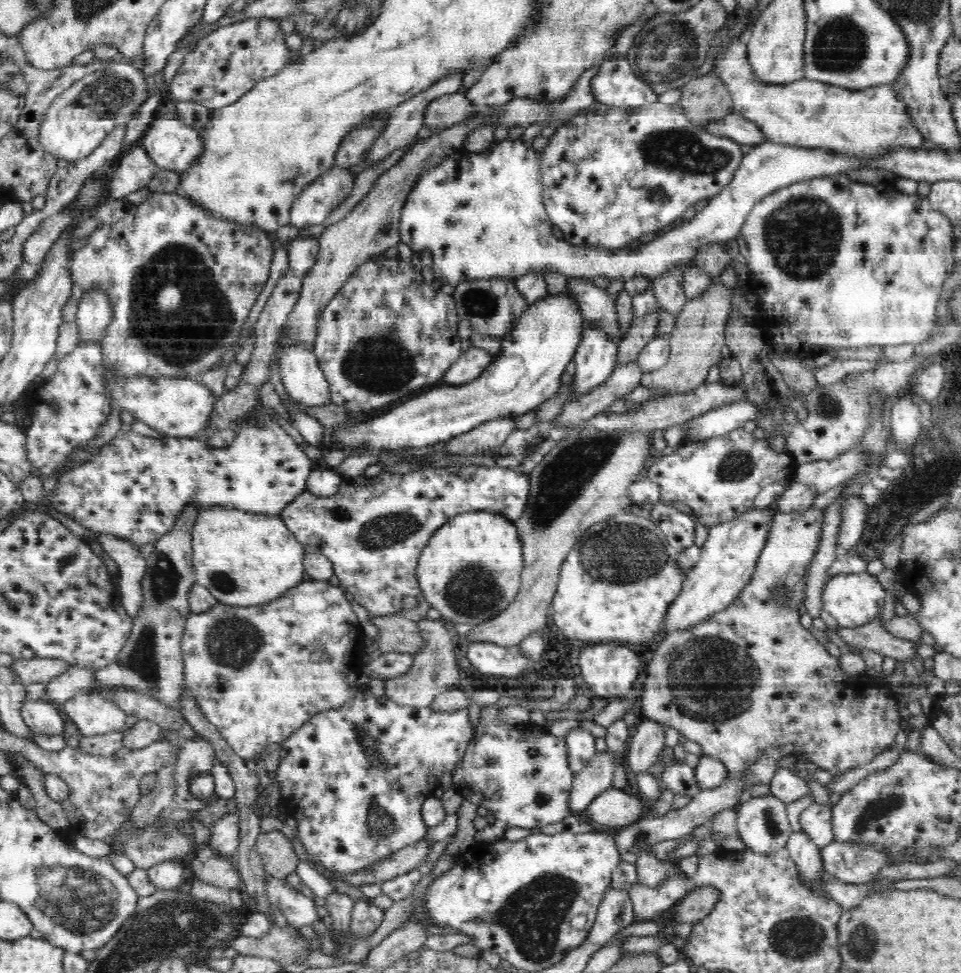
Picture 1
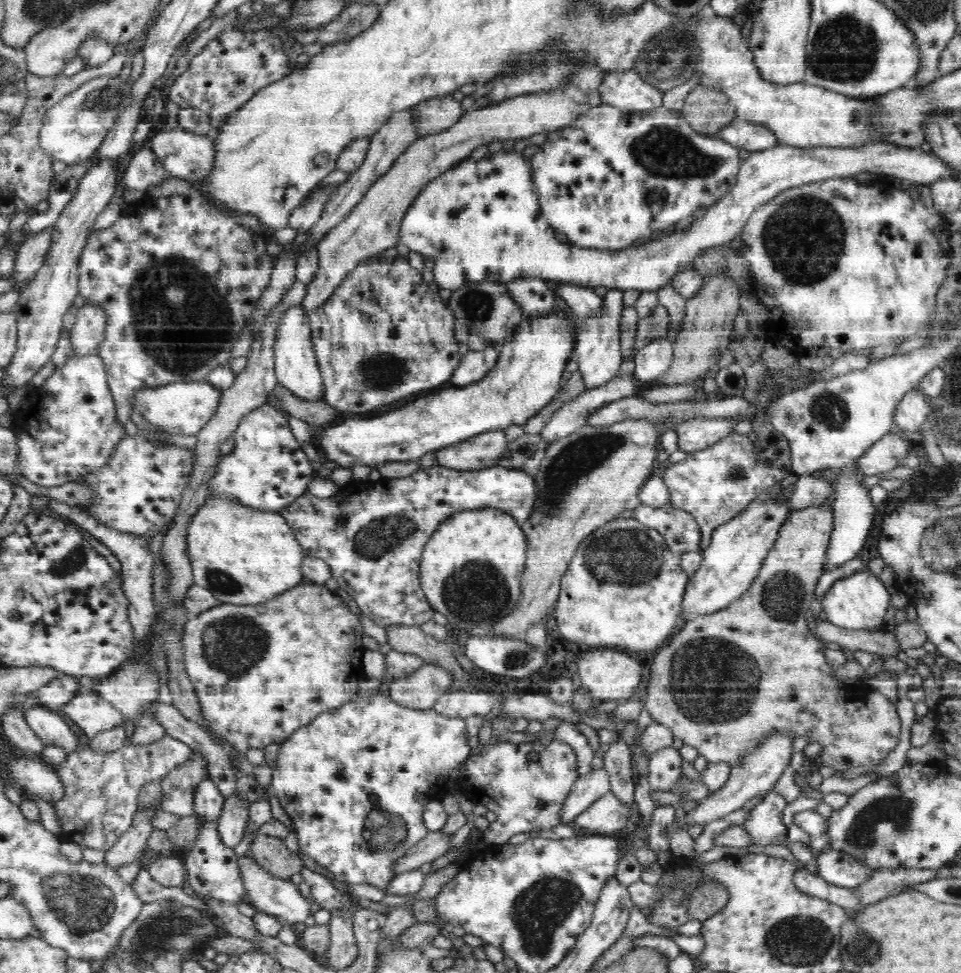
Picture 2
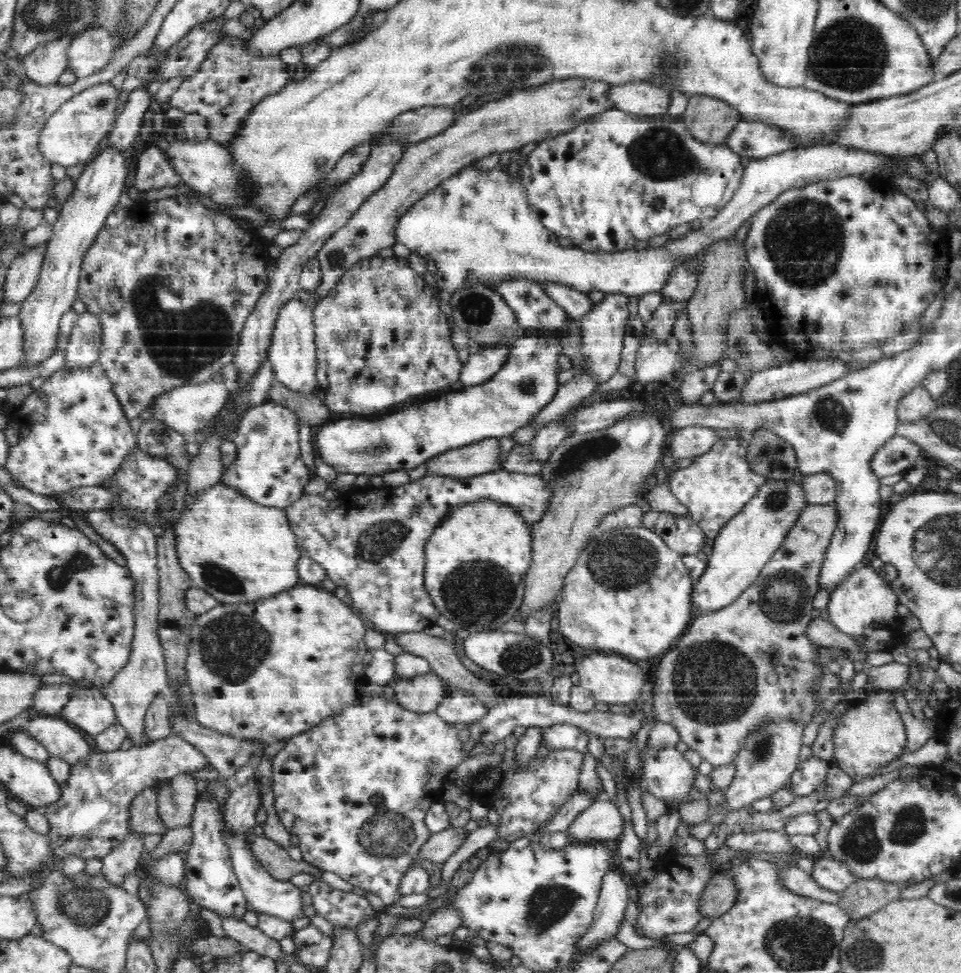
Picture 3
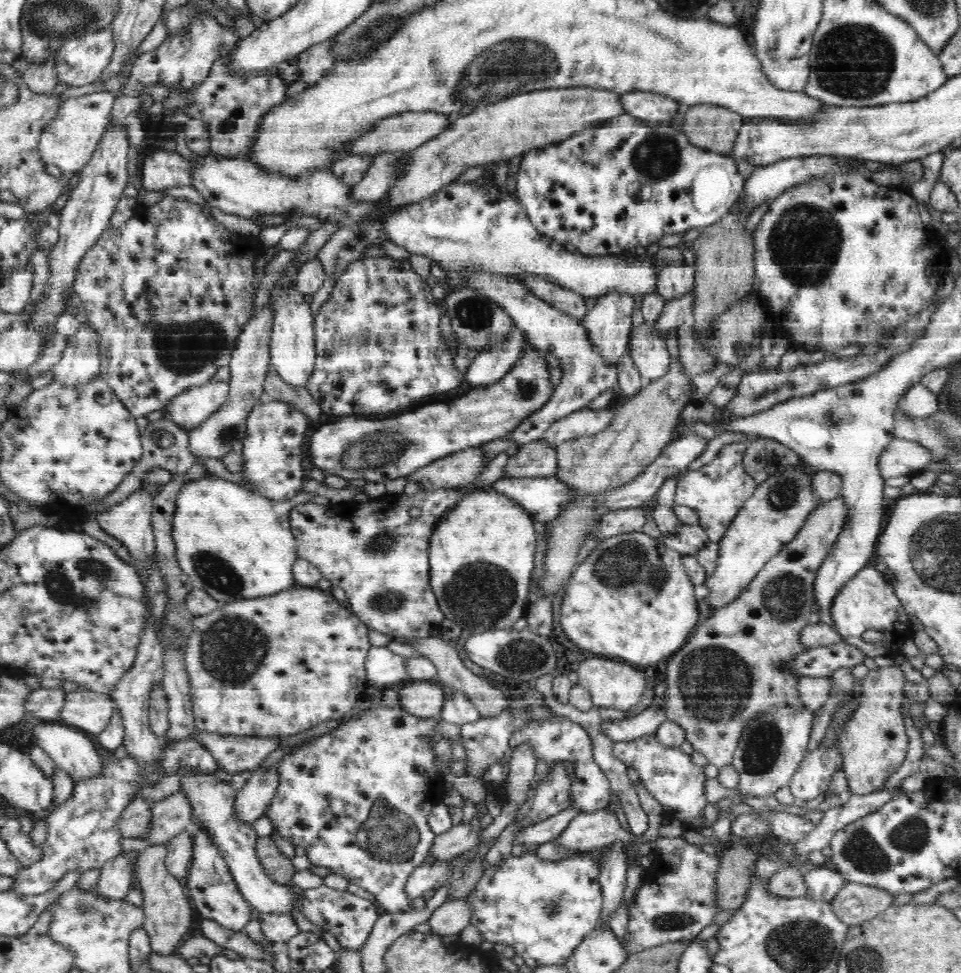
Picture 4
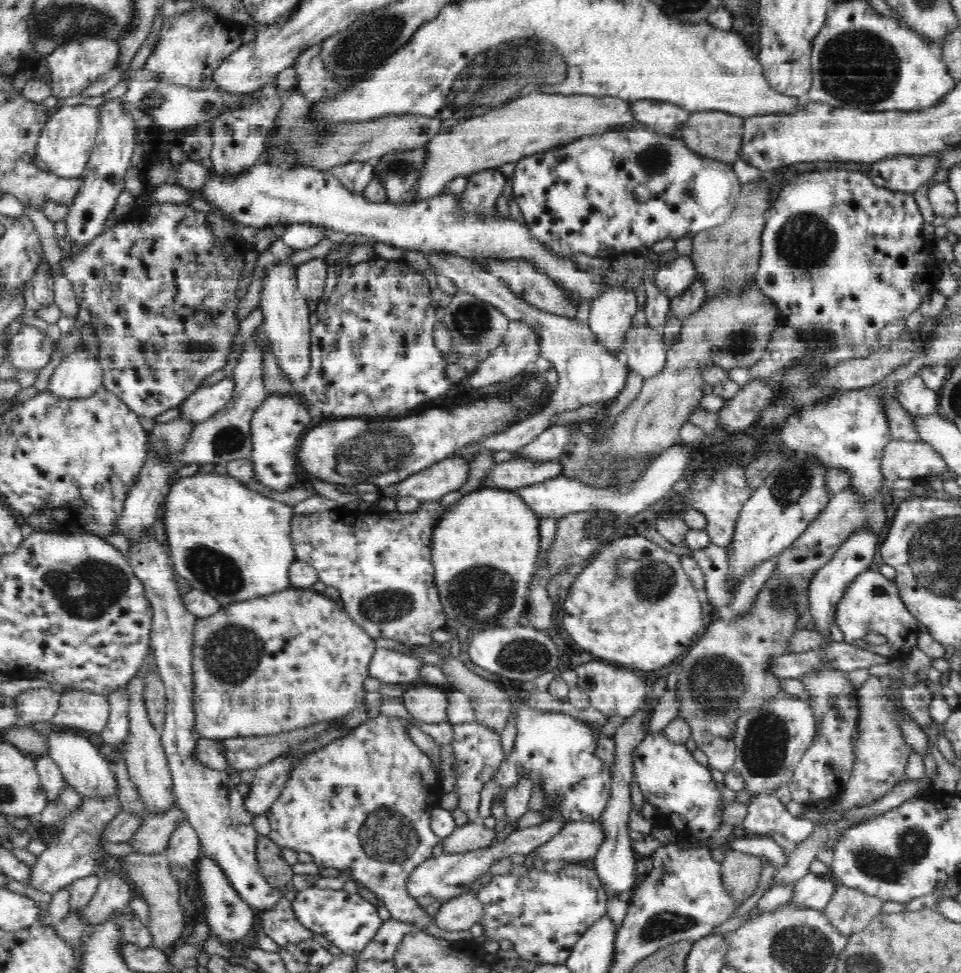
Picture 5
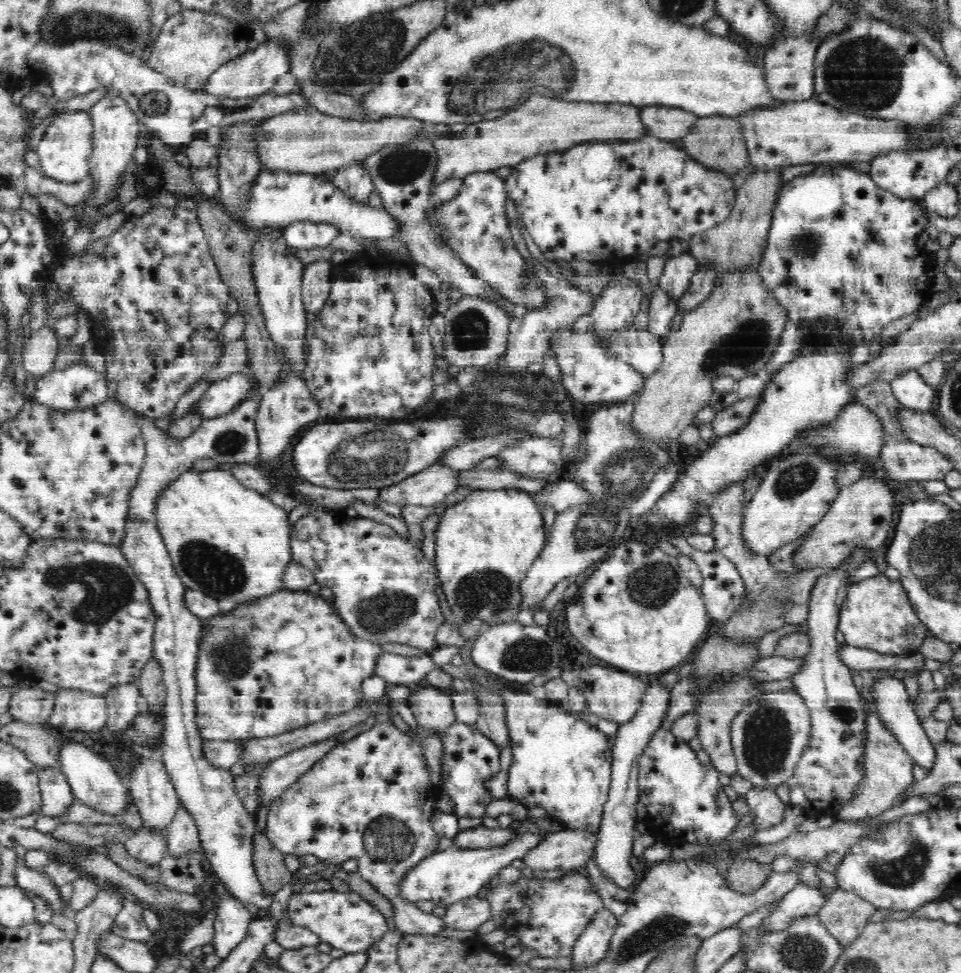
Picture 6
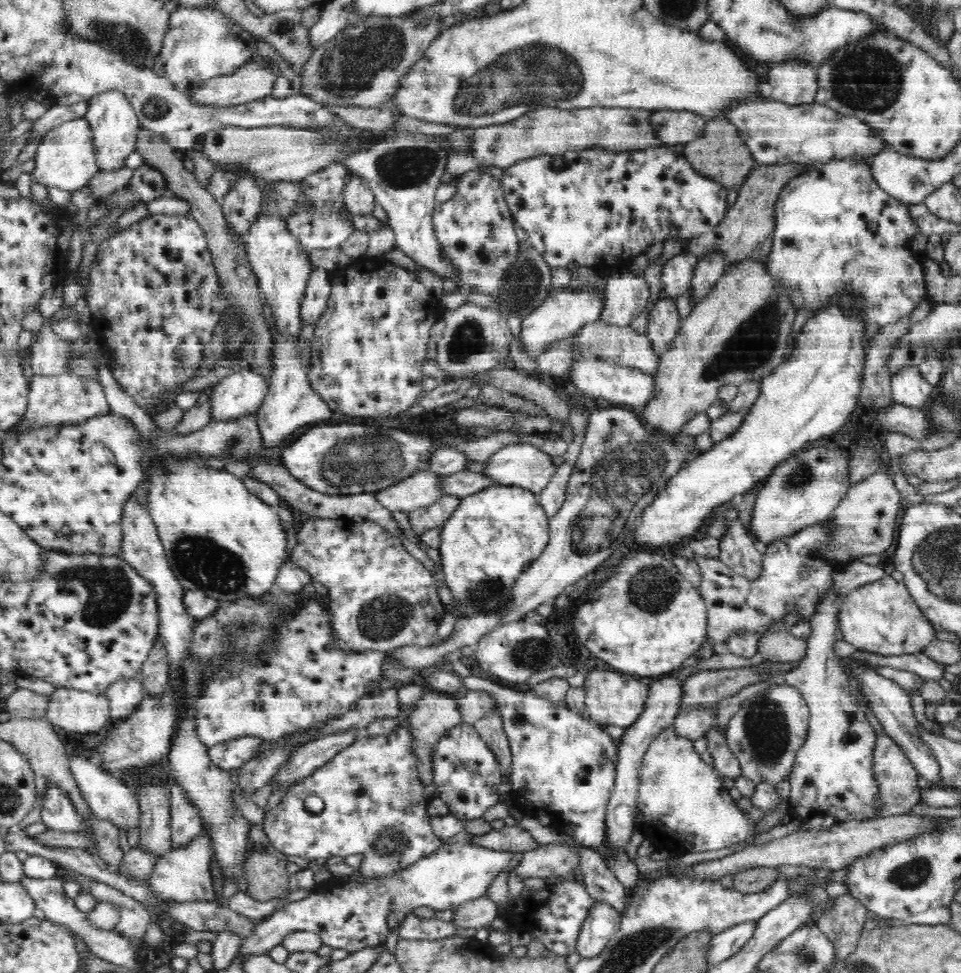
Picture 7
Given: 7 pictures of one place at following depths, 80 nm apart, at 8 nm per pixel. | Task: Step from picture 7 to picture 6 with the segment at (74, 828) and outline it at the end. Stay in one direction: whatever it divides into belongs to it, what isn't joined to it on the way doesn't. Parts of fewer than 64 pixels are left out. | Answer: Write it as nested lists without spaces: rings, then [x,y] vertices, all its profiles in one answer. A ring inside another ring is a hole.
[[[59,768],[37,770],[42,808],[40,813],[50,817],[61,817],[74,800],[66,776]]]

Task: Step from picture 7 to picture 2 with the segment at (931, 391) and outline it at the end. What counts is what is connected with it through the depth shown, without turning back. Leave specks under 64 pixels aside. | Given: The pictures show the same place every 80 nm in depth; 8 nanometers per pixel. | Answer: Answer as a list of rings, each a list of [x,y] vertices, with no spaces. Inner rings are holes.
[[[919,388],[908,392],[894,411],[894,428],[897,432],[914,435],[932,412],[929,397]]]

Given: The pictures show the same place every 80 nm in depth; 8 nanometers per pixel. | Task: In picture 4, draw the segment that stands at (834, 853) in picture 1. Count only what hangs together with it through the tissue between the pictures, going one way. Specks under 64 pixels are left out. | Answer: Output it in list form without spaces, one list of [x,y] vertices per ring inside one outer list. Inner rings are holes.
[[[829,863],[821,866],[811,866],[809,871],[803,872],[804,883],[806,883],[806,898],[811,900],[812,903],[830,903],[844,888],[844,884],[847,884],[844,875],[839,874],[838,870],[835,870]]]

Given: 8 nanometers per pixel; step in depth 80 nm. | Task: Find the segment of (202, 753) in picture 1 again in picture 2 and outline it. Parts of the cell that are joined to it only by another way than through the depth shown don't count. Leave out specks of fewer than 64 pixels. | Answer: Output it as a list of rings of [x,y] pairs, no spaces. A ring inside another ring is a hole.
[[[197,750],[195,758],[176,771],[170,772],[161,781],[163,795],[160,798],[160,810],[185,817],[194,814],[194,791],[202,780],[209,779],[207,761]]]

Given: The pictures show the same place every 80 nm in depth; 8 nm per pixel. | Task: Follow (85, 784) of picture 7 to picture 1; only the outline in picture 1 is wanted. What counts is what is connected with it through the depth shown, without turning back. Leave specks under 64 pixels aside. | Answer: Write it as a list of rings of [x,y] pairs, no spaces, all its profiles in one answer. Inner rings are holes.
[[[27,698],[20,705],[20,716],[34,734],[46,733],[63,738],[64,722],[52,702]]]

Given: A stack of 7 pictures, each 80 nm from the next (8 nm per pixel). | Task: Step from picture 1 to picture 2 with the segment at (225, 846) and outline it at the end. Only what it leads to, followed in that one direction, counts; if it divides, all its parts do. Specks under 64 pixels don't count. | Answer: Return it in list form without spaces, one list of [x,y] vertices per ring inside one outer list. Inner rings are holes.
[[[237,795],[225,797],[225,803],[218,817],[217,831],[221,839],[230,848],[244,838],[246,823],[250,820],[248,816],[250,802],[243,800]]]

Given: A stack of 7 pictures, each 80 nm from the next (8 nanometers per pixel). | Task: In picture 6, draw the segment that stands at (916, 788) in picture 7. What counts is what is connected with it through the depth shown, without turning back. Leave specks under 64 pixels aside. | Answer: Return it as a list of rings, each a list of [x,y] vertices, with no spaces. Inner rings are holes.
[[[871,686],[864,687],[864,699],[868,703],[868,744],[865,752],[865,776],[864,782],[858,786],[858,792],[852,802],[848,802],[845,808],[838,812],[837,818],[845,820],[856,820],[878,816],[878,814],[890,809],[892,806],[900,805],[910,798],[908,790],[912,788],[919,773],[915,767],[914,760],[906,753],[906,749],[900,745],[898,739],[894,738],[892,731],[882,723],[878,711],[873,702]]]

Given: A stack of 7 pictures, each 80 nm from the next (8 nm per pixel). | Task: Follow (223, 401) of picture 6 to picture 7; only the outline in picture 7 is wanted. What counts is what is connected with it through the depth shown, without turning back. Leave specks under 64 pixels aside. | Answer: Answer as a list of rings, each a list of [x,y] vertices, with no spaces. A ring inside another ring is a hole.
[[[250,370],[230,373],[213,388],[210,399],[213,421],[238,420],[246,413],[257,416],[268,391],[268,380],[261,373]]]

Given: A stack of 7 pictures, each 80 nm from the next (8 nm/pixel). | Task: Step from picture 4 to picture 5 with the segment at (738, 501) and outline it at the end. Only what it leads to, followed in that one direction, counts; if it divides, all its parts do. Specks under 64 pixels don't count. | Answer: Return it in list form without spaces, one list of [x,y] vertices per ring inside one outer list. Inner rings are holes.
[[[722,467],[721,471],[714,471],[713,475],[702,475],[702,471],[691,481],[684,492],[682,492],[682,502],[691,509],[701,512],[707,520],[705,531],[709,534],[712,544],[727,549],[733,542],[735,524],[738,520],[739,512],[743,504],[752,493],[752,487],[746,481],[744,467]]]

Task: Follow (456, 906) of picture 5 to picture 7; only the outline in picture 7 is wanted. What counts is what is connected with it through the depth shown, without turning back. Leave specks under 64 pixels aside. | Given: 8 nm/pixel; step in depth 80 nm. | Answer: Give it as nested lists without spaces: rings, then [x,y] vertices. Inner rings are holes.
[[[486,896],[458,907],[458,912],[454,912],[454,919],[451,920],[451,923],[462,928],[488,928],[498,916],[498,906]]]

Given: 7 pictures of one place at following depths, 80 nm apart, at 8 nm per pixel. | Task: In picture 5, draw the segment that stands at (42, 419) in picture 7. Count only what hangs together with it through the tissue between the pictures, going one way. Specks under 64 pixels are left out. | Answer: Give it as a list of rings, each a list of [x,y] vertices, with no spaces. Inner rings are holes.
[[[81,343],[74,352],[64,354],[44,391],[52,391],[56,397],[71,399],[90,396],[100,387],[104,386],[99,359]]]

